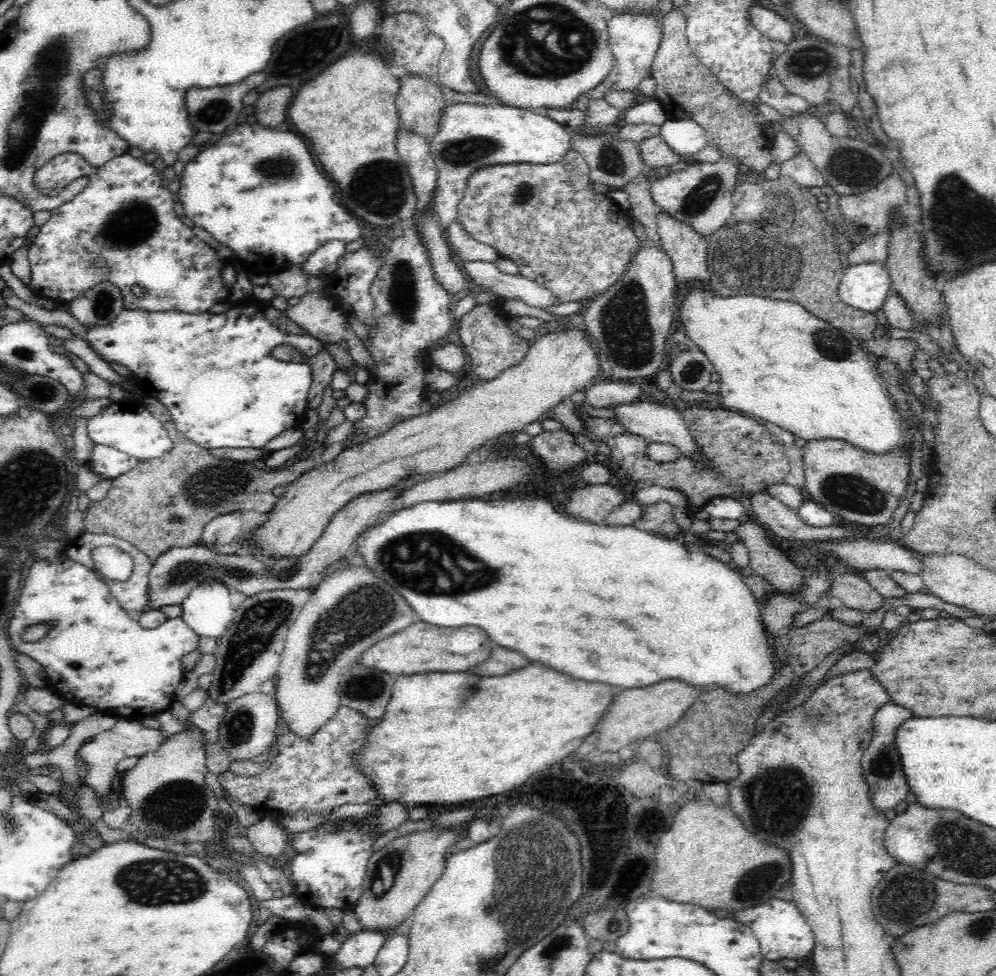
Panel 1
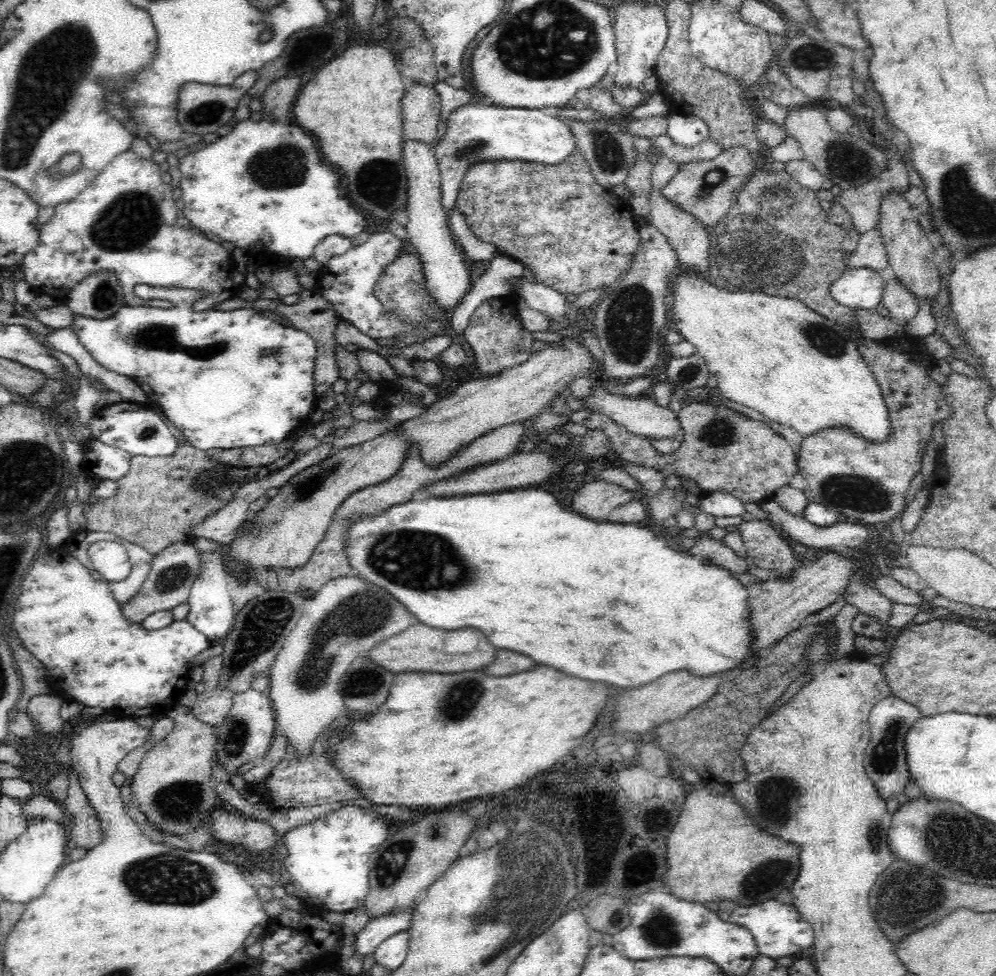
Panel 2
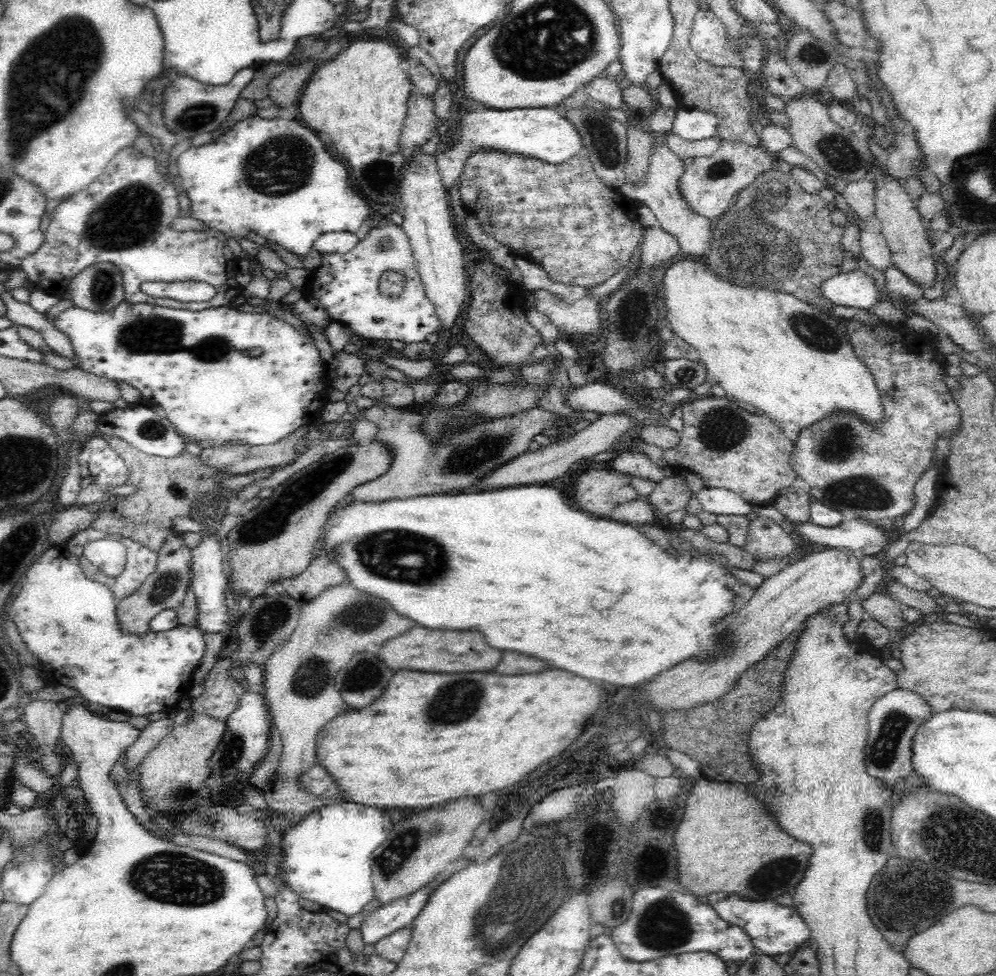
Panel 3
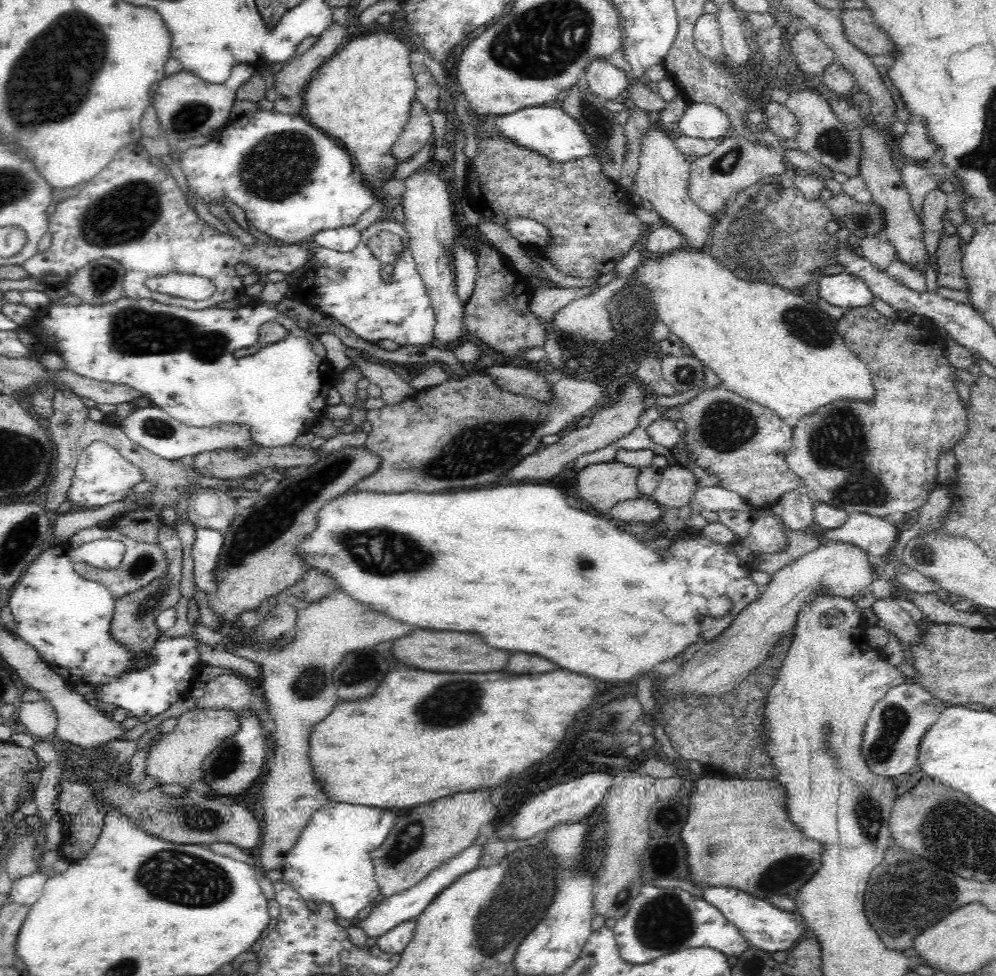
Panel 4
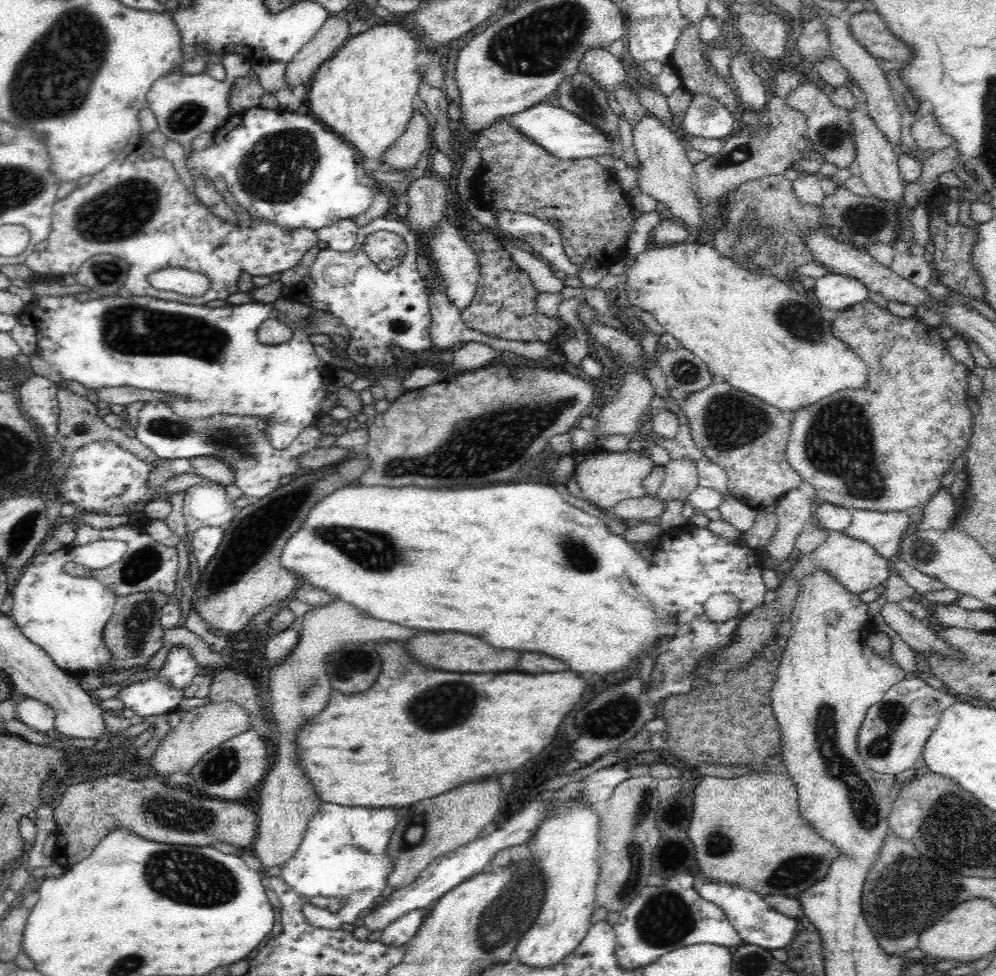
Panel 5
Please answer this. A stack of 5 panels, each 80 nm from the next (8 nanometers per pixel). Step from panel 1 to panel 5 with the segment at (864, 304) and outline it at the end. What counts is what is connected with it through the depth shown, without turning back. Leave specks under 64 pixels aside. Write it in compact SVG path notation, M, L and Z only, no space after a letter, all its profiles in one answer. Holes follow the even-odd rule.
M833 273L817 279L812 292L817 302L826 308L828 315L867 301L868 293L867 286L856 278Z

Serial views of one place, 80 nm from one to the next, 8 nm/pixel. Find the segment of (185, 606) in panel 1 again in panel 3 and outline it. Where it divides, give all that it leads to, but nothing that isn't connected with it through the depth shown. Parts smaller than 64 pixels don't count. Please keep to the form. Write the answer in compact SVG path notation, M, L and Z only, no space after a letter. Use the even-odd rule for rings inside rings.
M203 534L202 543L192 549L193 580L191 590L194 592L195 602L198 609L196 626L204 633L222 634L229 630L230 623L234 618L234 607L227 600L228 575L225 566L222 565L224 555L222 543L216 535Z

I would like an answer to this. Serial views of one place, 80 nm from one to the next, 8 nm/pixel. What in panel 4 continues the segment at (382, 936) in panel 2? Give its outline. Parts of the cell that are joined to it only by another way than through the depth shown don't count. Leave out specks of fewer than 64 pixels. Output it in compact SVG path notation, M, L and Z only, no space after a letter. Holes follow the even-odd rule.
M478 845L469 846L443 865L430 871L428 876L425 876L424 880L421 880L416 886L400 894L394 894L390 898L383 899L378 906L372 908L370 913L361 916L359 927L364 930L366 938L380 938L395 926L418 918L426 906L436 898L436 894L440 893L440 890L444 890L448 884L452 884L458 876L462 876L462 874L466 874L466 872L470 872L470 870L479 866L480 852L482 852L482 847Z

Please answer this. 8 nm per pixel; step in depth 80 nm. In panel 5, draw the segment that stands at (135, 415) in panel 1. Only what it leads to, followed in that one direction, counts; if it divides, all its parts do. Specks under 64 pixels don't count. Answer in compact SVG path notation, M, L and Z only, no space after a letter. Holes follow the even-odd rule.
M164 401L145 403L137 415L137 420L138 425L133 429L134 437L152 450L158 458L176 460L196 458L204 454L217 456L218 460L231 464L236 473L234 483L252 500L264 498L278 488L278 478L293 477L306 471L296 463L296 458L318 447L320 438L324 436L314 422L307 426L288 448L283 451L276 450L264 435L264 421L256 417L216 415L207 419L185 419L174 414Z

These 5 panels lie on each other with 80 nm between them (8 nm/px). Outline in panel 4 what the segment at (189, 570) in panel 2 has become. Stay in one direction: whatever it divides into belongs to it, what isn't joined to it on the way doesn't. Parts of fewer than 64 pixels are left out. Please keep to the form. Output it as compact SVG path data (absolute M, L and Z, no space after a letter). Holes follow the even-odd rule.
M164 524L159 530L159 544L164 551L164 559L166 559L166 574L154 578L146 586L124 595L115 602L111 634L116 642L123 644L127 649L127 654L131 654L131 650L134 653L146 652L146 649L154 646L156 636L161 634L155 625L157 616L167 608L175 608L177 602L182 598L180 580L183 553L176 529Z

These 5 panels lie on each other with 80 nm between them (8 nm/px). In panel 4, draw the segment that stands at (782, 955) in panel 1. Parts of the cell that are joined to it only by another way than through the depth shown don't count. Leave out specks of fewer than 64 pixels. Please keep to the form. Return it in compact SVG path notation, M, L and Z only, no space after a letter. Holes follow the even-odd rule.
M708 887L703 891L703 899L715 906L728 922L736 925L736 928L747 938L748 944L764 952L772 954L772 952L790 951L810 933L801 914L797 911L791 912L776 908L738 889Z

